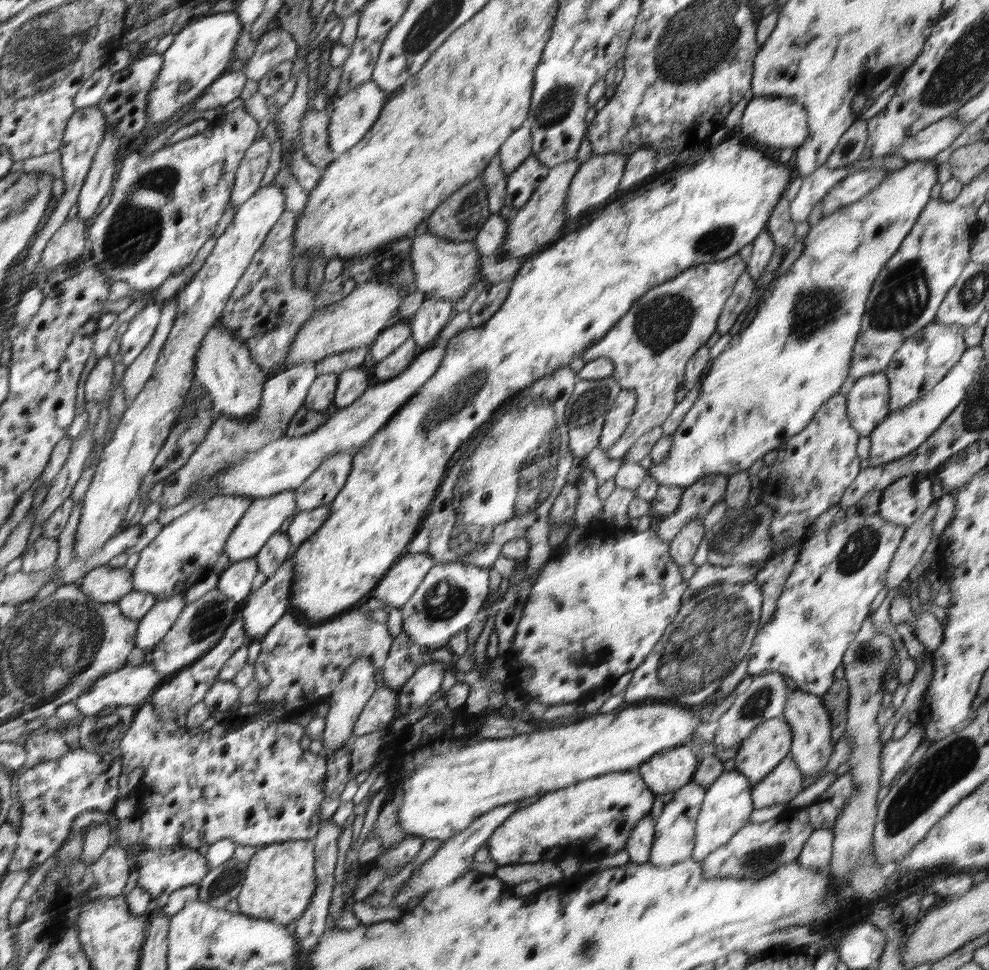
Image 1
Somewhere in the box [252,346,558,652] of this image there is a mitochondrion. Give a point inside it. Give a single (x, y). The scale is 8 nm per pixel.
(471, 382)

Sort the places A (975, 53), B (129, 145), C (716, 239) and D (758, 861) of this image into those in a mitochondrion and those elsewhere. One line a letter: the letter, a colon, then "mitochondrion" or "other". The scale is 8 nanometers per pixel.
A: mitochondrion
B: other
C: mitochondrion
D: mitochondrion

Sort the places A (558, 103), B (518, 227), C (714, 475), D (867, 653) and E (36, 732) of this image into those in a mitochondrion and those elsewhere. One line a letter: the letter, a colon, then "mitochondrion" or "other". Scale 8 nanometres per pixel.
A: mitochondrion
B: other
C: other
D: mitochondrion
E: other

